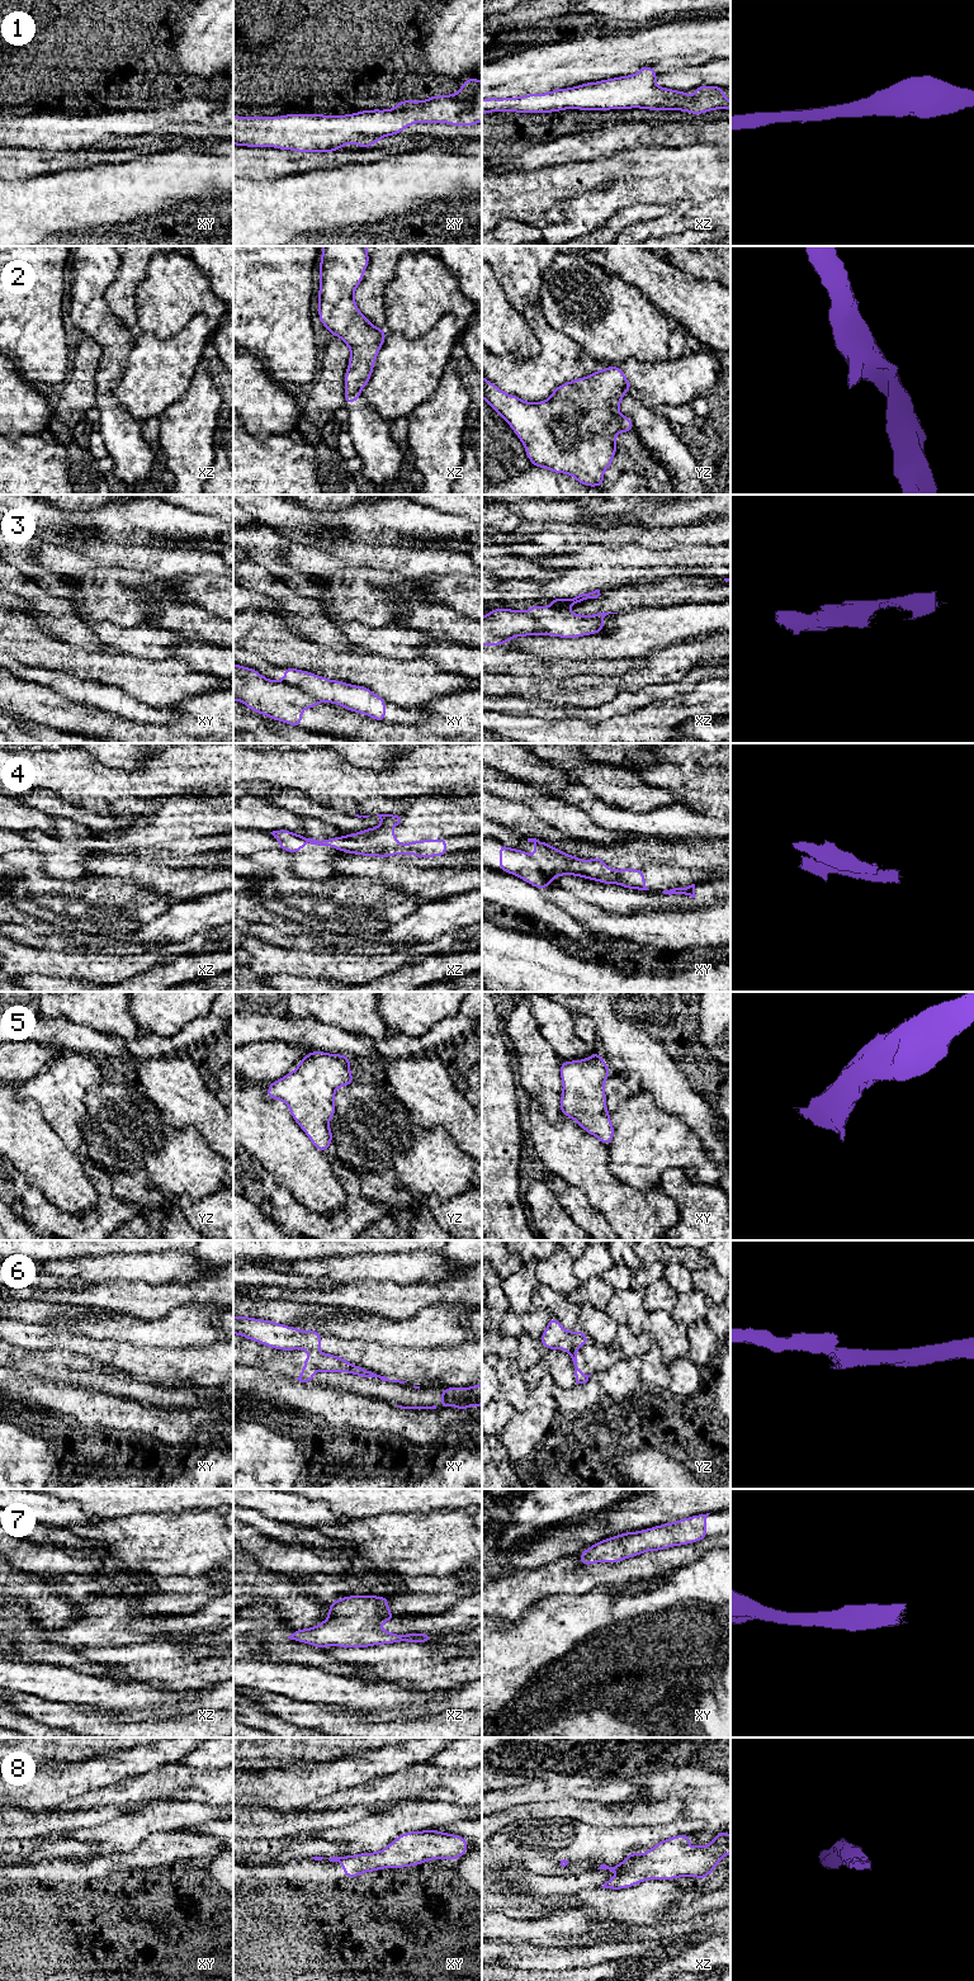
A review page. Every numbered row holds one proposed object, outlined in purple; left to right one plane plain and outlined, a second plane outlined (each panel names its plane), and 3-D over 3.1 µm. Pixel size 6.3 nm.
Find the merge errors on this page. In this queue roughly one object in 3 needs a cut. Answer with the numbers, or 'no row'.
3, 4, 6

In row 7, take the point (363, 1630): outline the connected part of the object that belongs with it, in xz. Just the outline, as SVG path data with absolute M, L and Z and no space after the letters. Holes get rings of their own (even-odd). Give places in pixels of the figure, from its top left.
M349 1595L332 1602L328 1607L328 1618L311 1628L295 1630L288 1639L313 1645L325 1646L368 1647L394 1642L430 1642L431 1634L397 1635L380 1628L380 1625L392 1621L396 1616L388 1609L389 1601L377 1595Z

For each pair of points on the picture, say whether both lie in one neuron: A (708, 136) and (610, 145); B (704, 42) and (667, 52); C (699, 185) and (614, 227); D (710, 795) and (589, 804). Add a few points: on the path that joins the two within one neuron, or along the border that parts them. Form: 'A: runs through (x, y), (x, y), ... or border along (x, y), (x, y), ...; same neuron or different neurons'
A: runs through (684, 135), (634, 135); same neuron
B: runs through (695, 42), (676, 43); same neuron
C: border along (628, 206), (668, 204), (672, 208); different neurons
D: border along (679, 802), (707, 813); different neurons

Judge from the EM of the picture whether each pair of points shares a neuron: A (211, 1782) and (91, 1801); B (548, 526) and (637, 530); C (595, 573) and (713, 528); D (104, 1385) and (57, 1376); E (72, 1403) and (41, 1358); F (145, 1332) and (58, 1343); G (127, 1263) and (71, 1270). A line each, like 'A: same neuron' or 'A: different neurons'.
A: same neuron
B: same neuron
C: different neurons
D: different neurons
E: different neurons
F: different neurons
G: same neuron

